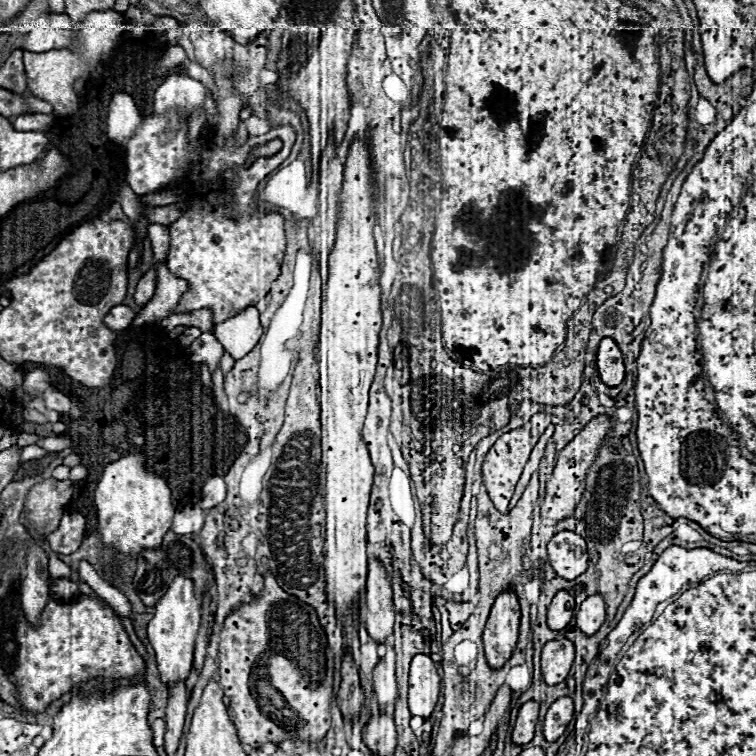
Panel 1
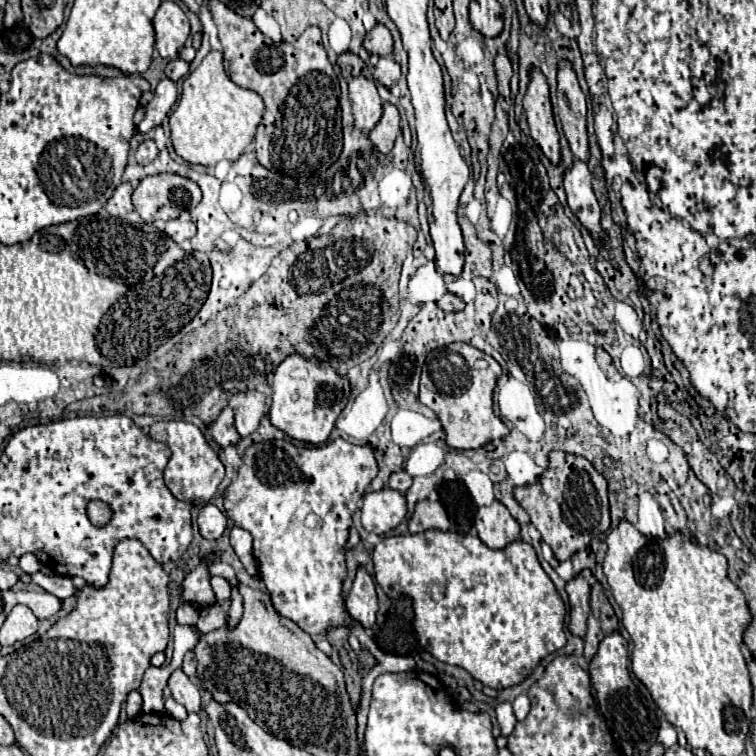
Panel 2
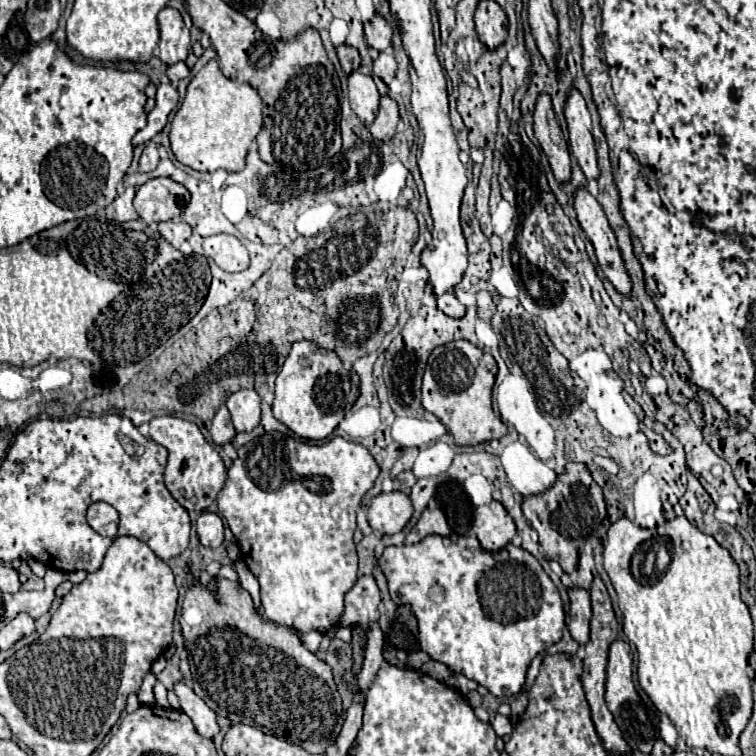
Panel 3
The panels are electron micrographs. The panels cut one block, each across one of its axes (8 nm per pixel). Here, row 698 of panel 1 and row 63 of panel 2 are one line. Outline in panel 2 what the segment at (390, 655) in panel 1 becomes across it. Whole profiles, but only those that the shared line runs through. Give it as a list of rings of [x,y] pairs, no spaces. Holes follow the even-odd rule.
[[[384,56],[380,58],[380,62],[374,68],[374,80],[380,82],[386,88],[392,88],[398,80],[400,80],[400,66],[396,64],[396,60],[392,56]]]

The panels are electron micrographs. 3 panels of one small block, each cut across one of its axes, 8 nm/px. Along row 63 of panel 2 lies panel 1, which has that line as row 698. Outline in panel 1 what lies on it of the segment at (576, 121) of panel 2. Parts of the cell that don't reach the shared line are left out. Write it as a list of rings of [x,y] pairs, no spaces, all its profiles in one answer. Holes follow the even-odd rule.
[[[558,698],[550,706],[550,710],[546,714],[546,720],[544,720],[544,738],[548,742],[558,740],[564,734],[566,726],[570,724],[572,716],[574,716],[574,704],[572,704],[572,700],[570,698]]]

